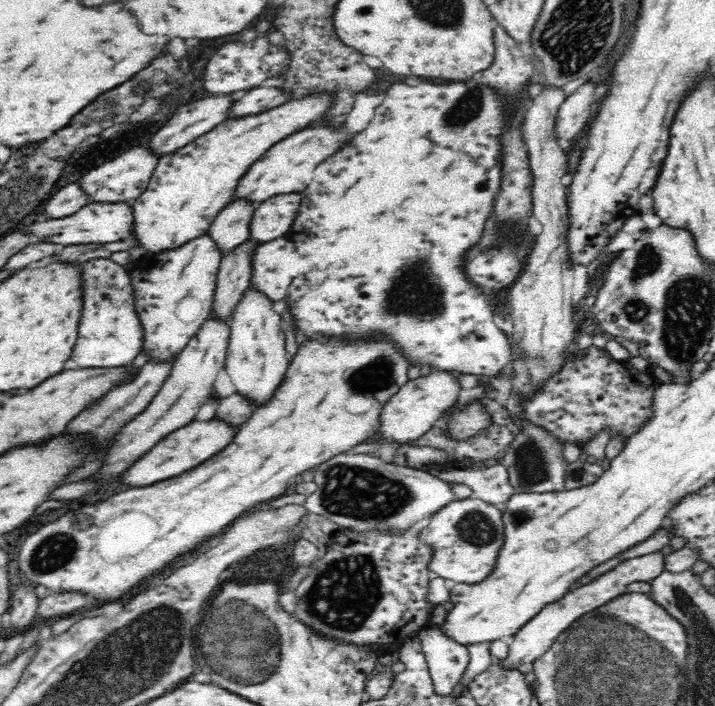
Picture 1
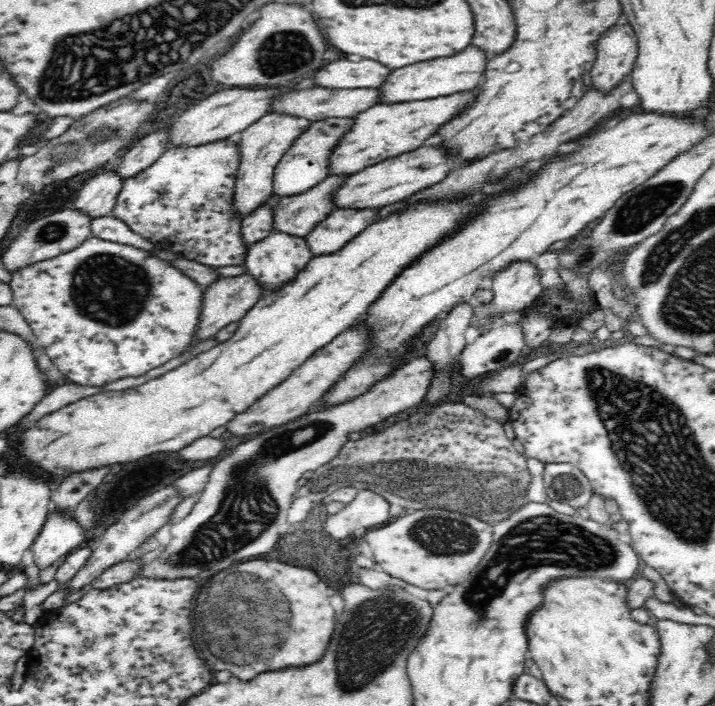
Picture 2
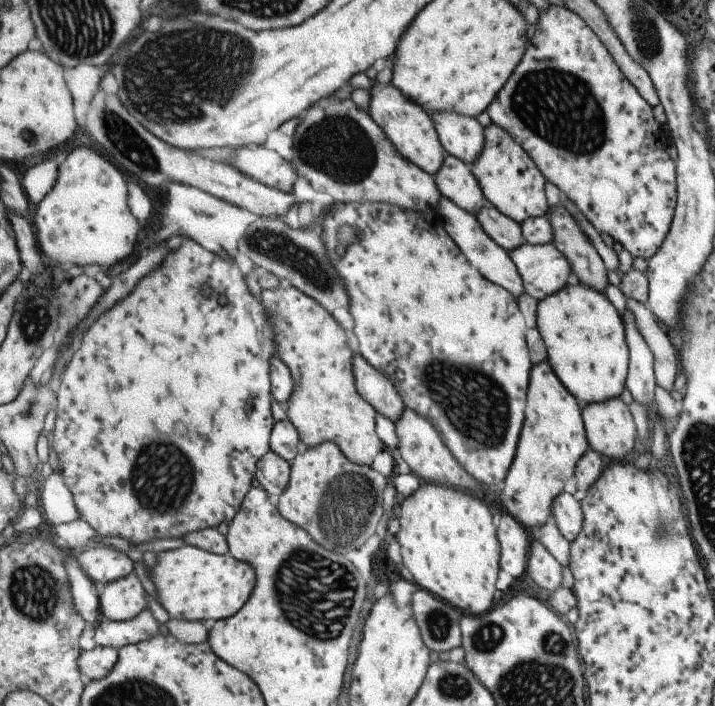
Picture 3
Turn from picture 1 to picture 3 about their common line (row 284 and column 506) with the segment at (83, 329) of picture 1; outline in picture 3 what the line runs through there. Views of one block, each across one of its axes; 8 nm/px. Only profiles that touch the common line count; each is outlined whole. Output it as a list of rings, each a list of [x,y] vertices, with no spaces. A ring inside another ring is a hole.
[[[551,6],[549,10],[540,11],[541,16],[535,27],[532,28],[532,35],[525,57],[521,60],[520,66],[517,66],[516,73],[509,78],[509,83],[501,90],[496,101],[489,106],[488,114],[492,123],[500,128],[507,130],[517,142],[521,144],[532,156],[541,173],[546,176],[546,180],[551,180],[562,189],[565,197],[571,202],[575,202],[579,209],[587,216],[587,219],[599,232],[609,235],[614,241],[621,242],[623,247],[634,257],[639,257],[645,261],[653,257],[657,250],[664,243],[664,239],[671,229],[673,218],[673,208],[675,207],[675,172],[671,158],[667,158],[667,152],[663,150],[663,144],[657,142],[663,136],[663,130],[659,124],[655,124],[651,116],[649,102],[645,100],[640,91],[629,81],[627,75],[621,70],[620,64],[613,58],[612,52],[605,47],[602,39],[592,27],[577,12],[572,12],[563,6]]]

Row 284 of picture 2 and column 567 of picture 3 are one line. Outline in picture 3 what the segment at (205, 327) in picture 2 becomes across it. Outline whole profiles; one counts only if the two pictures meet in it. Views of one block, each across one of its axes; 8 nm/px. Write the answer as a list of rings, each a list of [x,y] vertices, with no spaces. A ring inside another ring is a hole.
[[[565,203],[559,204],[547,217],[556,232],[554,246],[568,256],[575,279],[605,294],[605,288],[610,284],[609,270],[589,236],[583,232],[581,226],[577,226],[579,222],[573,220],[567,212]]]

